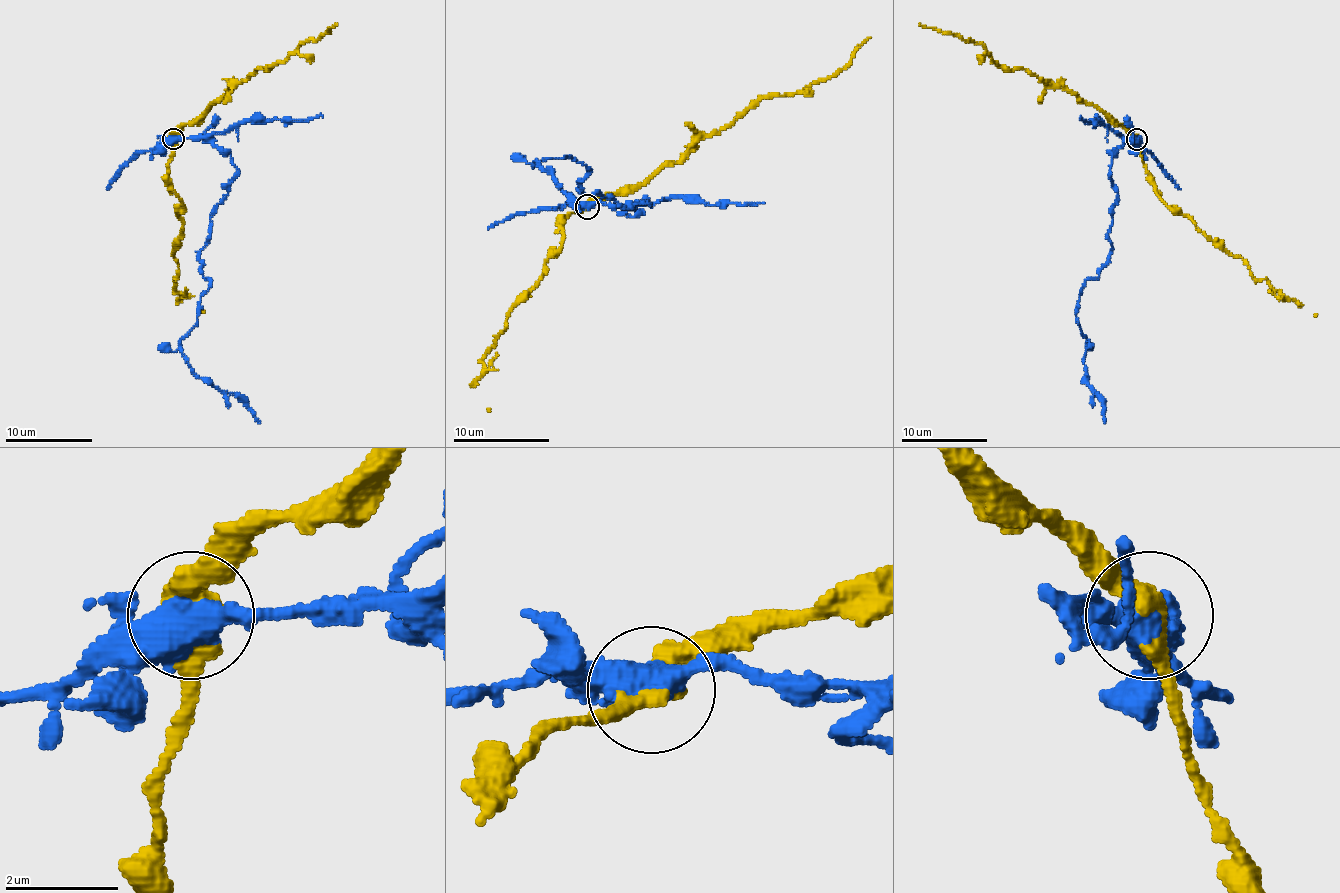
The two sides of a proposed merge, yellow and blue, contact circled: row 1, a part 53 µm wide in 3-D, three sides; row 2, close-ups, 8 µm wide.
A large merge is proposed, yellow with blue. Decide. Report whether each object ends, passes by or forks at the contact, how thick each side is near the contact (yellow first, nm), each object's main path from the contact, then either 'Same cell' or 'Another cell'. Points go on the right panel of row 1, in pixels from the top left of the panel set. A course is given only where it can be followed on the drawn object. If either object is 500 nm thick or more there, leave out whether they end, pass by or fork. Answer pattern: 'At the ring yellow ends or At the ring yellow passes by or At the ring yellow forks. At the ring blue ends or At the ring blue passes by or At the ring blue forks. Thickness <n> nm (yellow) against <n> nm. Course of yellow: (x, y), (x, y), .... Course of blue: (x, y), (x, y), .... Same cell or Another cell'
Thickness 440 nm (yellow) against 550 nm. Course of yellow: (1137, 138), (1073, 92), (1056, 88), (1025, 69), (1004, 69), (993, 63), (989, 52), (973, 40), (919, 23). Course of blue: (1137, 138), (1123, 139), (1116, 152), (1111, 251), (1085, 282), (1076, 320), (1104, 423). Another cell

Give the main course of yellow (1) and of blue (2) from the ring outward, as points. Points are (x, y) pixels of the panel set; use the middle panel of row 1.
1: (587, 207), (608, 195), (627, 195), (763, 98), (793, 95), (814, 83), (825, 81), (870, 37)
2: (587, 207), (649, 203), (627, 209), (610, 197), (581, 193), (588, 169), (565, 156), (534, 161), (579, 211)

